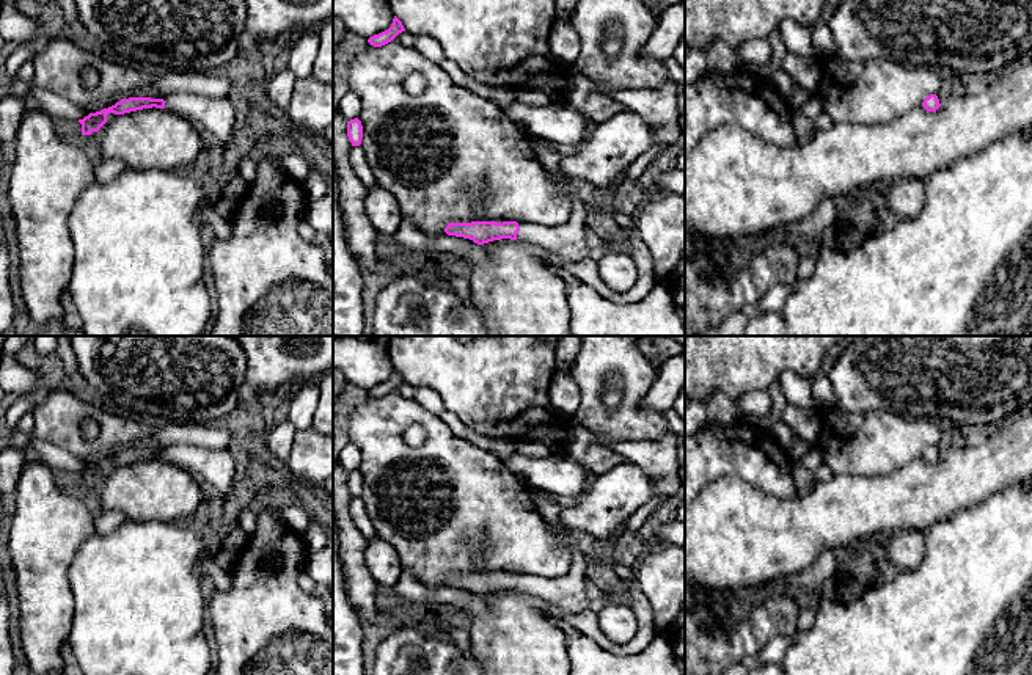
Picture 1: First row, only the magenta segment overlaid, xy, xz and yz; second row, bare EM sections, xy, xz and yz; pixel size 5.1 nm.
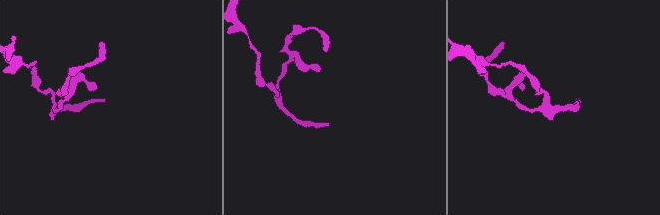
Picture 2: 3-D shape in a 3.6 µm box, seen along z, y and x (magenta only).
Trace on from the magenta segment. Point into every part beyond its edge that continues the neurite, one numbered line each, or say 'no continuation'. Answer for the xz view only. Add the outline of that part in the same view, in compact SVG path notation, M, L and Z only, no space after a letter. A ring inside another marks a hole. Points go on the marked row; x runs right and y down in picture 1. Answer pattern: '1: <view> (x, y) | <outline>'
1: xz (567, 240) | M548 171L548 179L554 188L570 202L569 220L562 226L545 228L540 224L520 223L517 240L537 250L551 251L569 264L578 264L591 257L584 229L587 228L587 206L580 199L575 188L556 173Z

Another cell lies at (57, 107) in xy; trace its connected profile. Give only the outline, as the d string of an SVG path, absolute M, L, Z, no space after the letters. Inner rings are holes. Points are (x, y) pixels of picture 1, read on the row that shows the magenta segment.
M145 69L145 85L135 93L126 93L121 96L112 96L99 99L88 105L75 105L69 99L58 96L49 89L39 88L36 85L30 85L27 100L30 104L39 105L47 111L47 115L55 119L72 119L79 121L88 116L90 113L101 111L119 102L121 99L129 97L151 97L151 99L163 99L170 94L160 93L149 85L149 80L154 75L154 69Z

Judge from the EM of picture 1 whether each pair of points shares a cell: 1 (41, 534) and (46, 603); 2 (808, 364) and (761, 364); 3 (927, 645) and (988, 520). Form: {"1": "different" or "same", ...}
{"1": "same", "2": "same", "3": "same"}

